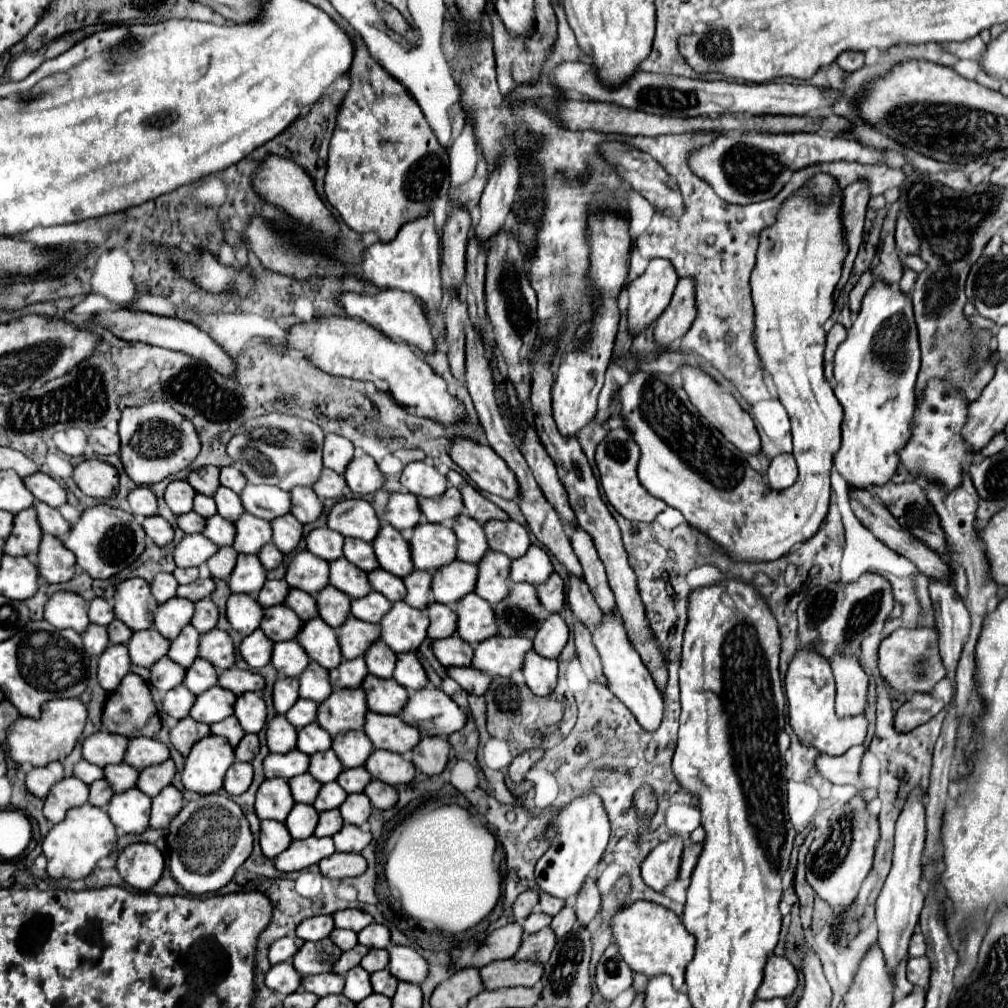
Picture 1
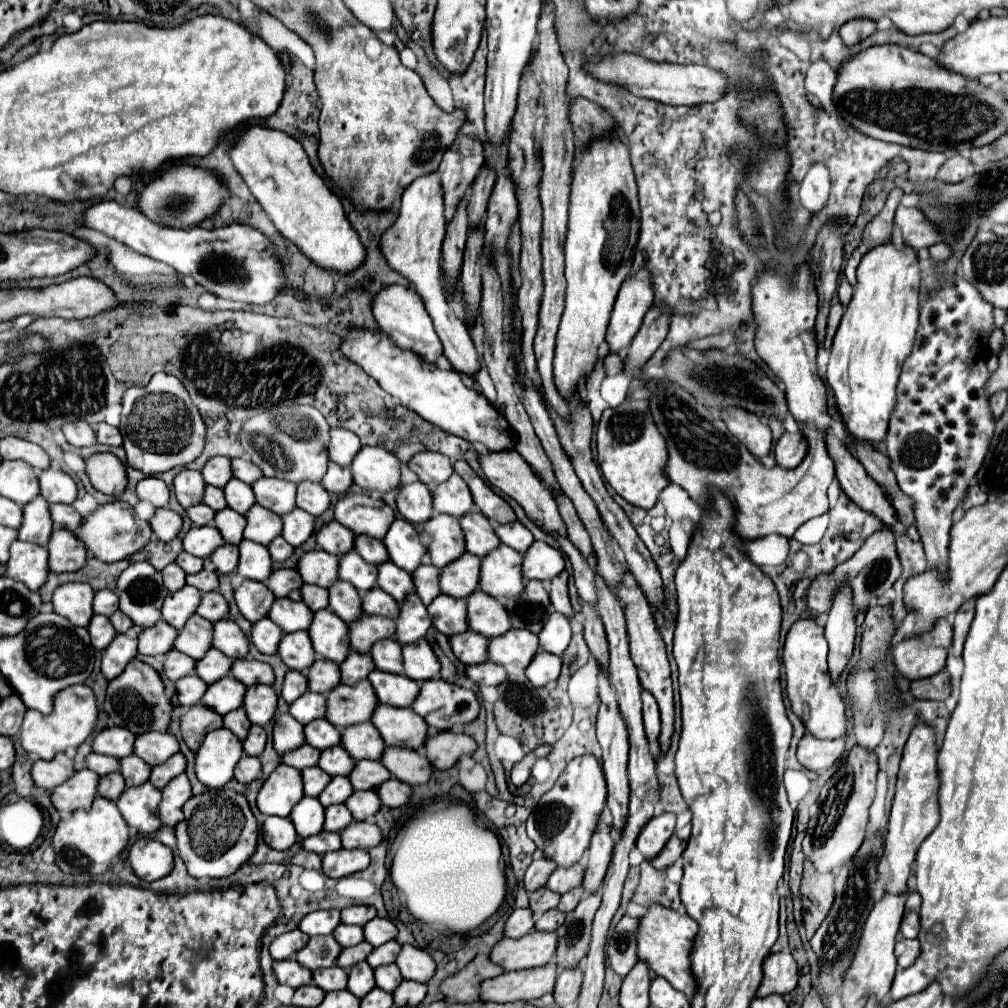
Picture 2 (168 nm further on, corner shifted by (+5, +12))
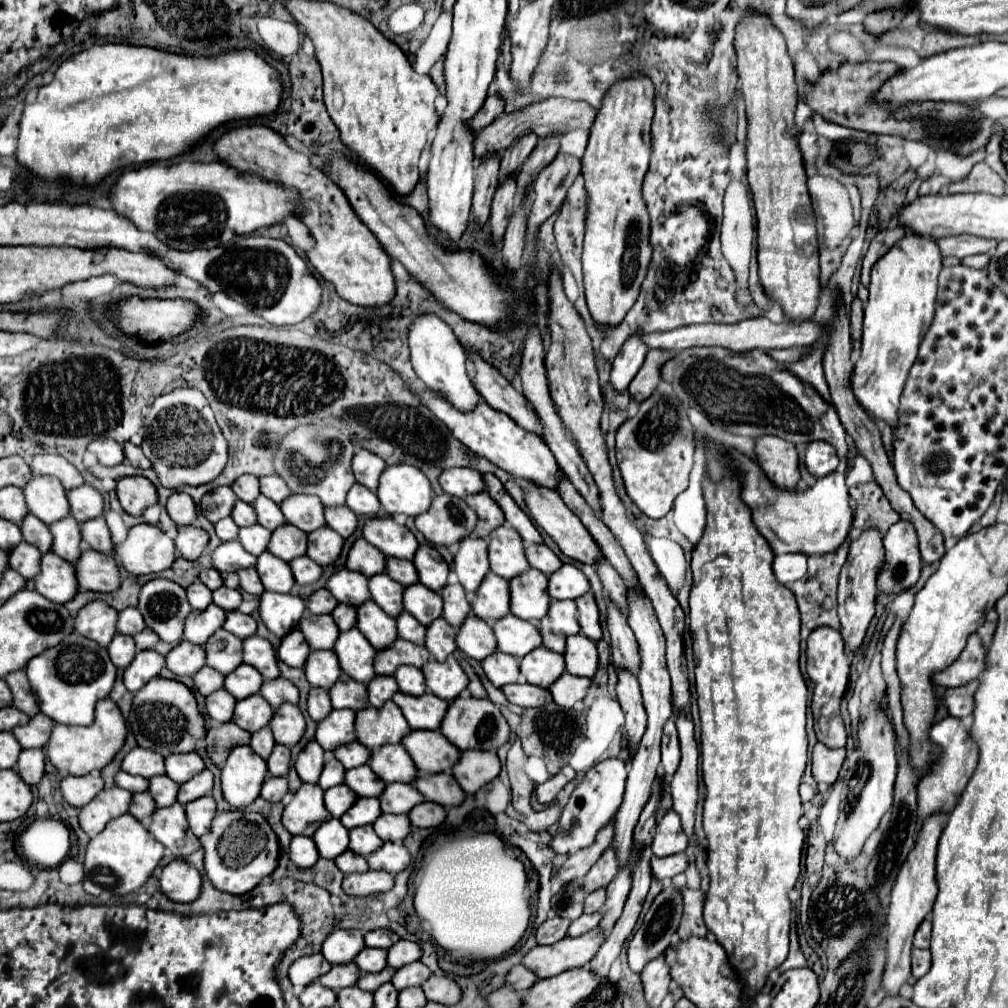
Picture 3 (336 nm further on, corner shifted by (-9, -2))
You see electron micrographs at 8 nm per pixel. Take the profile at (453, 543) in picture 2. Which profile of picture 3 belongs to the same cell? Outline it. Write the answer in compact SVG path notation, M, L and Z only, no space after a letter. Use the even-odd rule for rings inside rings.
M465 536L459 542L459 550L453 558L453 570L465 588L465 592L475 594L479 588L479 582L489 572L489 560L487 560L487 542L483 538L471 538Z

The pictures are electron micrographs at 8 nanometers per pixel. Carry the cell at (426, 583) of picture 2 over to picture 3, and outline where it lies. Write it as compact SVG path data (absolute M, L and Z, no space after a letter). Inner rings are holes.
M447 584L441 592L443 598L443 618L451 624L451 626L459 626L459 622L463 622L463 618L471 612L471 606L465 598L465 590L459 584Z

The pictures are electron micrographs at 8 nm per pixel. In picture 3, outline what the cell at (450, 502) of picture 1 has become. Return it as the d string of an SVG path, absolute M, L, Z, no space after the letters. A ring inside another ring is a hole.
M479 492L479 494L471 494L465 498L467 506L471 510L477 512L477 526L473 530L473 536L481 536L485 538L491 530L495 530L497 526L501 526L505 522L503 512L499 510L499 506L491 500L491 496L487 492Z

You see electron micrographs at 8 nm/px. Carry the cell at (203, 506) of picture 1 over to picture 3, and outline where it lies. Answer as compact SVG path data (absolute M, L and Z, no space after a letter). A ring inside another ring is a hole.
M241 500L235 502L235 506L231 510L231 518L233 518L233 522L237 526L251 526L251 524L255 524L255 512L251 510L251 504L241 502Z

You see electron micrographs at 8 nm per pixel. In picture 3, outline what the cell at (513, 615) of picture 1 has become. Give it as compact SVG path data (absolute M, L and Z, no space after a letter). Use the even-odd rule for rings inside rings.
M551 600L547 616L543 616L539 622L535 622L535 626L541 632L543 646L553 652L563 654L565 638L569 634L579 632L575 602L573 600Z

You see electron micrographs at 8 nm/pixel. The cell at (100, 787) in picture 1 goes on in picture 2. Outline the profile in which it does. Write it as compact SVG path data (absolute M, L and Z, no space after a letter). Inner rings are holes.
M119 772L107 774L107 776L101 778L97 790L99 790L99 796L109 798L109 800L115 802L115 800L121 796L121 792L125 790L125 780L123 780L123 776L121 776Z

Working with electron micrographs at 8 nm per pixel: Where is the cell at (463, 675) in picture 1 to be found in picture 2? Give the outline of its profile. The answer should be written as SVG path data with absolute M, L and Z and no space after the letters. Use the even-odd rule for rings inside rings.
M493 662L467 666L467 676L479 686L481 684L483 686L499 686L499 684L503 684L507 680L505 668L501 668L499 664L493 664Z

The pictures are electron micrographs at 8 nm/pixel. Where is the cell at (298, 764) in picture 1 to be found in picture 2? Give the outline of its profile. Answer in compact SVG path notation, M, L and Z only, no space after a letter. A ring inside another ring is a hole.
M303 744L301 748L293 750L293 752L287 752L283 754L283 764L287 766L293 766L297 770L305 770L305 768L311 768L311 766L317 766L317 760L321 756L321 750L309 746L309 744Z

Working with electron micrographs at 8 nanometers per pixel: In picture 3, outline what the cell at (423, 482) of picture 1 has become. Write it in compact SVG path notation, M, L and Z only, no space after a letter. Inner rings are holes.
M471 468L443 470L439 476L439 484L441 484L443 492L457 496L457 498L465 498L469 494L477 494L477 492L485 490L481 474L477 470L471 470Z

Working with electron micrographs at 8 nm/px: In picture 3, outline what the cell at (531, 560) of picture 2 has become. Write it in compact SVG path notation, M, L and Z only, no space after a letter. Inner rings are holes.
M563 564L559 570L549 574L547 578L549 578L547 592L551 598L557 598L557 600L567 600L567 598L575 600L589 590L589 582L585 574L573 564Z

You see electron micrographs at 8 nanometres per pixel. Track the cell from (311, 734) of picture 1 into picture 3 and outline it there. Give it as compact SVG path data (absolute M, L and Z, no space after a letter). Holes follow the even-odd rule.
M349 742L349 744L337 746L333 750L333 756L349 770L349 768L367 764L367 758L371 756L371 752L363 744L359 744L359 742Z

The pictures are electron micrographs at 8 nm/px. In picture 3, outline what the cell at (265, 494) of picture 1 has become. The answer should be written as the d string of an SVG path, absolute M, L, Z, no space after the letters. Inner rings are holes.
M291 494L291 498L285 498L279 504L279 508L283 510L285 520L303 532L311 532L325 526L323 504L315 496Z

